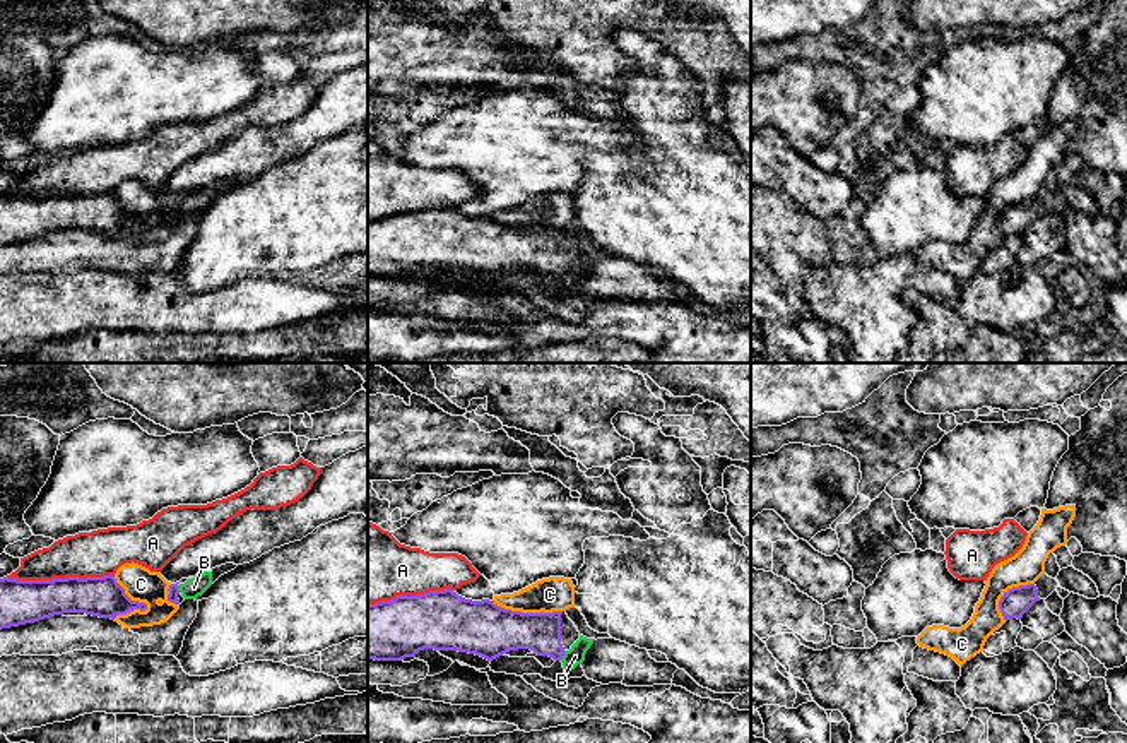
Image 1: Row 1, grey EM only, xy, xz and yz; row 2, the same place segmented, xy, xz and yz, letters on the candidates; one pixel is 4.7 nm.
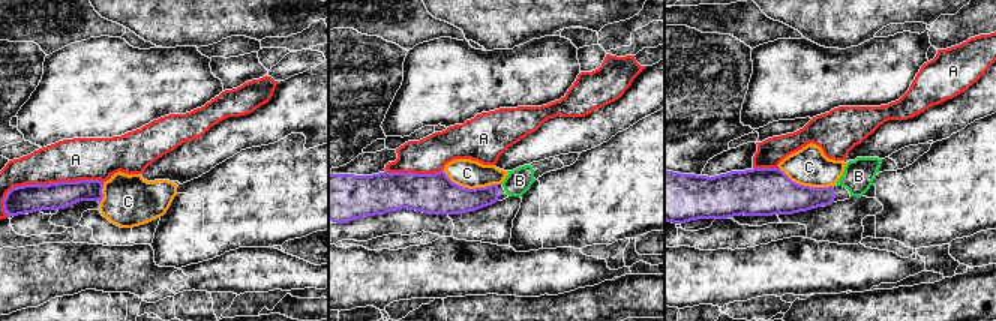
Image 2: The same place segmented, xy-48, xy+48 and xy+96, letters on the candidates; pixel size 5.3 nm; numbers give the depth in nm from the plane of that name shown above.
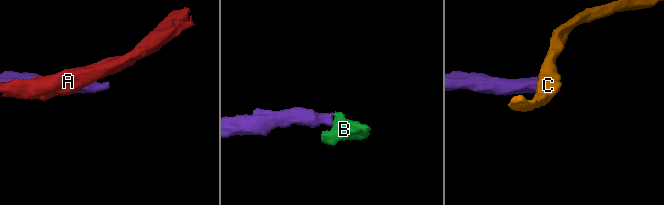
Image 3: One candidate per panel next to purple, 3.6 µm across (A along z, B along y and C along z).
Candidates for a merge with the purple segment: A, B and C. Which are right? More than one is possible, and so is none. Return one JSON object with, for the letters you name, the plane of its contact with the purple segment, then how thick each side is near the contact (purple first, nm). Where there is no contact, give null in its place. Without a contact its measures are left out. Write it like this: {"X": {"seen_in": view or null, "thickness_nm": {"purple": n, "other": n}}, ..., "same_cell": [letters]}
{"B": {"seen_in": "xz", "thickness_nm": {"purple": 190, "other": 90}}, "same_cell": ["B"]}

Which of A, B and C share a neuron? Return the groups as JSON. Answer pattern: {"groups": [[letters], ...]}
{"groups": [["A"], ["B"], ["C"]]}

